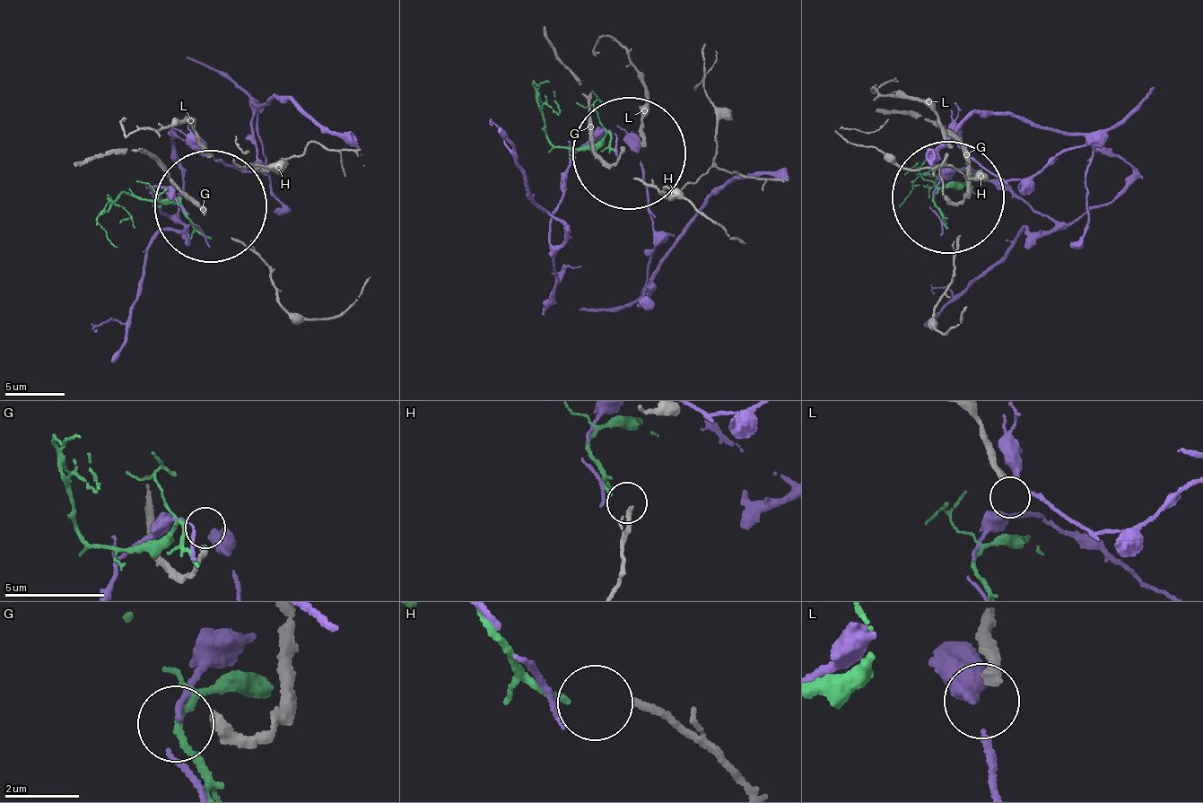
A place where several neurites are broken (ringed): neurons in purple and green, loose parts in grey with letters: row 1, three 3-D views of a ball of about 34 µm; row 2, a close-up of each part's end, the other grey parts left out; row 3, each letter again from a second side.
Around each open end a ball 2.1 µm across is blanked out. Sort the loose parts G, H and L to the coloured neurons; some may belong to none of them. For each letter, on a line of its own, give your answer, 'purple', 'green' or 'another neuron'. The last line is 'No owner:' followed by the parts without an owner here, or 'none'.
G: another neuron
H: green
L: another neuron
No owner: G, L

